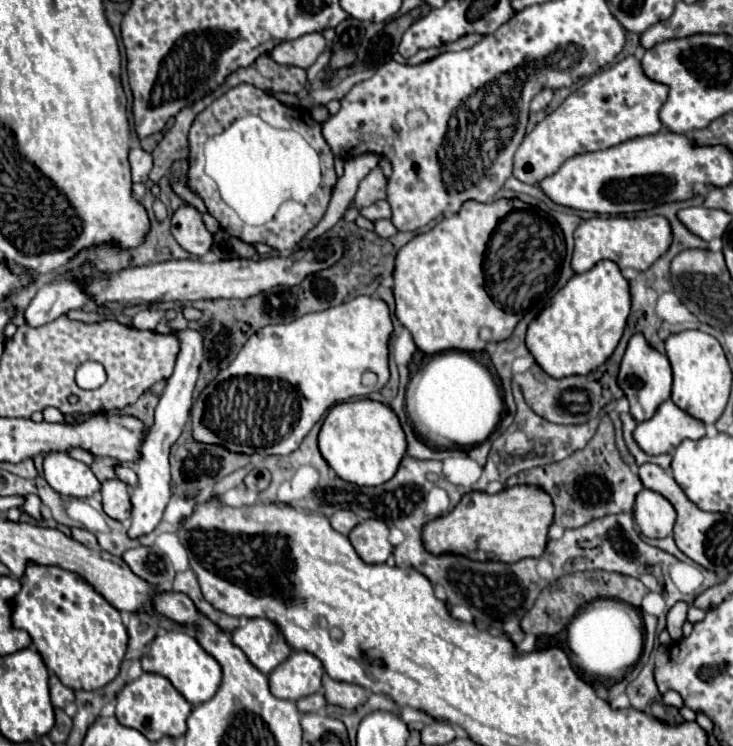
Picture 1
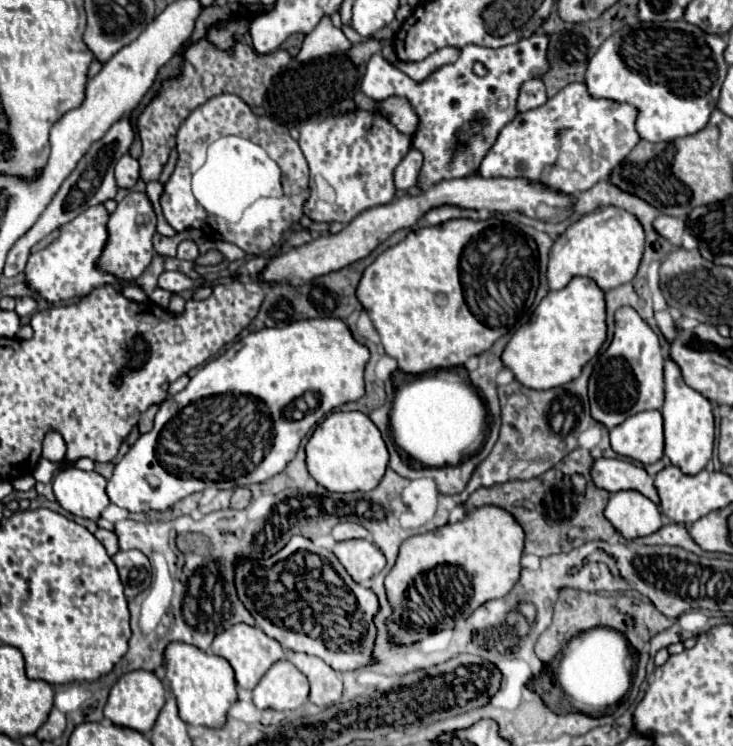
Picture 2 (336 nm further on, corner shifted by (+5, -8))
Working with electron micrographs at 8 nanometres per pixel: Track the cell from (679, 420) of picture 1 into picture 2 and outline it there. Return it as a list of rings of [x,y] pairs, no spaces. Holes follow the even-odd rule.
[[[641,411],[637,415],[627,417],[621,425],[609,429],[609,439],[611,439],[611,449],[617,455],[641,461],[643,465],[655,463],[663,457],[663,417],[659,411]]]

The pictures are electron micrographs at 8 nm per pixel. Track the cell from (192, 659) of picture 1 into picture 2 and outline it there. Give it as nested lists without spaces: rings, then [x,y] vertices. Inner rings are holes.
[[[171,643],[165,649],[165,665],[167,679],[171,683],[171,693],[179,699],[179,715],[189,725],[201,725],[219,729],[227,721],[227,711],[233,703],[237,703],[237,683],[235,671],[227,659],[209,655],[191,647],[187,643]]]

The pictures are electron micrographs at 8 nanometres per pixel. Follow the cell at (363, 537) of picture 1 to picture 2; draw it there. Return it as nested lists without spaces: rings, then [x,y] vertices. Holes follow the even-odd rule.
[[[367,539],[341,541],[333,547],[333,553],[355,583],[367,583],[385,567],[385,555]]]

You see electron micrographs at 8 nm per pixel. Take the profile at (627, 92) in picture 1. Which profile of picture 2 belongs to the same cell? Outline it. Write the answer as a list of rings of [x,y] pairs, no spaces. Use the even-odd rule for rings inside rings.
[[[569,83],[545,105],[517,113],[517,117],[497,135],[483,157],[477,175],[525,177],[567,195],[587,191],[605,177],[607,183],[611,183],[611,171],[629,155],[635,143],[639,143],[635,115],[637,111],[629,103],[591,99],[583,83]]]

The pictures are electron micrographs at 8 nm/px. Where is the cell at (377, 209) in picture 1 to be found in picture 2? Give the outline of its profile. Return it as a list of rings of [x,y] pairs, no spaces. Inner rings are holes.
[[[355,109],[343,115],[323,115],[317,119],[311,119],[299,127],[299,147],[309,163],[311,179],[309,179],[309,199],[303,205],[305,215],[311,221],[325,221],[333,223],[339,221],[347,225],[351,219],[355,219],[365,209],[371,209],[375,205],[385,205],[395,197],[395,181],[393,181],[393,169],[401,163],[401,159],[411,149],[411,135],[401,133],[387,117],[383,117],[379,111],[363,111]]]

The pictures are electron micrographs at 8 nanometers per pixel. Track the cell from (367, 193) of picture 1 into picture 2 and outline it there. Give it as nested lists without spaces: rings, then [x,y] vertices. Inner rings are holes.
[[[411,149],[395,169],[395,185],[397,185],[397,189],[403,189],[403,191],[411,189],[417,183],[421,165],[423,165],[423,153],[419,149]]]

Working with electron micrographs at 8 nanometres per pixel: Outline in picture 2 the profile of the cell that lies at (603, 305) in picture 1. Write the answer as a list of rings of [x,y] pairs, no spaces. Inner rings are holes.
[[[575,277],[569,281],[567,287],[559,291],[549,291],[545,299],[539,303],[539,307],[531,315],[533,319],[519,327],[509,343],[503,349],[501,361],[507,369],[513,371],[515,379],[529,389],[551,389],[559,387],[563,383],[569,383],[571,379],[579,377],[579,371],[583,365],[599,351],[607,337],[607,325],[605,325],[605,297],[603,291],[597,287],[593,279],[587,277]]]

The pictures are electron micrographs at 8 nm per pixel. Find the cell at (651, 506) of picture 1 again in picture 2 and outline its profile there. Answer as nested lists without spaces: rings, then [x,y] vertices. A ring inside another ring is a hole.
[[[639,491],[611,493],[605,507],[605,519],[627,541],[651,535],[663,525],[659,507]]]

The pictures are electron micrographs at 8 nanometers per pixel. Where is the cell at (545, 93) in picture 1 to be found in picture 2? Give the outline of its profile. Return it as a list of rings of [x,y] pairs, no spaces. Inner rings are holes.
[[[529,79],[521,85],[519,97],[517,97],[517,111],[529,111],[535,107],[541,107],[547,101],[545,85],[541,79]]]

